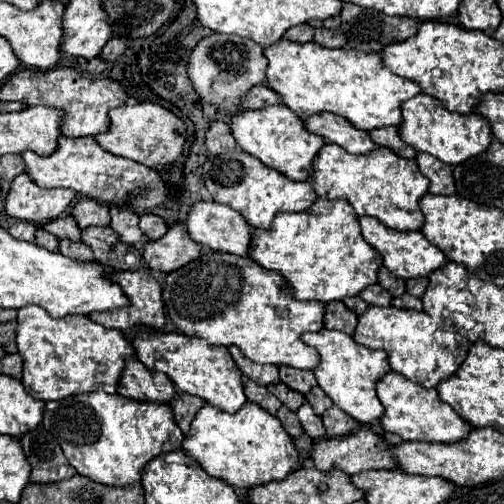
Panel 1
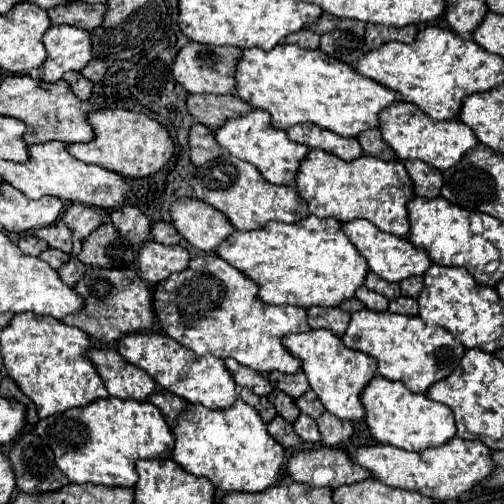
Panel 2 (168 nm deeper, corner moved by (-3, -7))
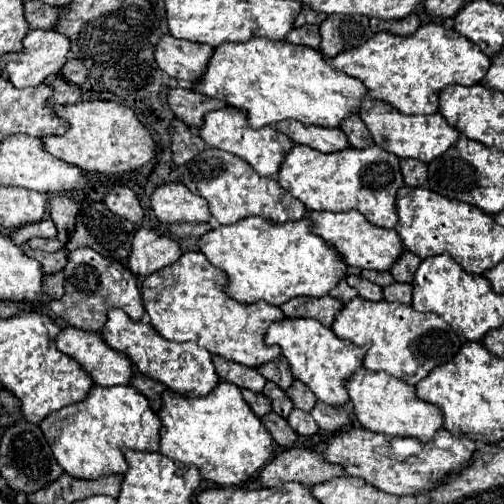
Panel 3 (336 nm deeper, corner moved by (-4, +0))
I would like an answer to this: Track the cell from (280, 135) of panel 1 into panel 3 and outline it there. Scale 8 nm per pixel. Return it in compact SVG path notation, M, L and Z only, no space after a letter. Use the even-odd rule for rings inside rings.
M225 107L219 111L207 113L199 135L207 145L229 151L229 153L245 159L263 177L275 177L285 159L285 153L289 153L293 147L291 137L285 137L285 133L279 133L275 127L261 127L261 129L249 127L247 113L241 109L233 109L233 107Z

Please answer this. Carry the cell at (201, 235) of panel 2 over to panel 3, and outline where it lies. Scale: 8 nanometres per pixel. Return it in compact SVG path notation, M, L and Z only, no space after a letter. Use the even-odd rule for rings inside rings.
M165 183L151 195L151 209L165 225L171 223L209 223L207 201L191 193L183 183Z

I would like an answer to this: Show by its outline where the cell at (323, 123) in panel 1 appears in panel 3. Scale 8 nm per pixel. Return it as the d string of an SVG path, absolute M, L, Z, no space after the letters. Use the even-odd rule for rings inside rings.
M281 121L275 125L287 137L293 137L295 143L309 145L321 153L343 151L349 147L347 135L341 129L327 129L317 125L303 125L297 121Z

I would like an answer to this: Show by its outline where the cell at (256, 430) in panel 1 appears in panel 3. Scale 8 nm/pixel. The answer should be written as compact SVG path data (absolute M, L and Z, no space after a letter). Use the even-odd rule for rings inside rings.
M221 381L207 397L183 397L167 389L159 417L163 421L161 453L183 465L197 467L207 481L227 487L247 483L257 477L273 455L273 437L245 405L241 389L227 381Z

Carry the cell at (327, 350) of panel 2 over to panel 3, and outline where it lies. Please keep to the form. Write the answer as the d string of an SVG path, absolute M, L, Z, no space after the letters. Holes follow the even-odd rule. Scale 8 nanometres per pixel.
M285 319L281 323L273 323L265 333L265 341L281 347L281 353L289 361L295 379L303 381L319 401L333 407L343 407L349 401L345 383L357 369L363 367L365 349L353 345L351 341L339 339L331 329L309 319Z

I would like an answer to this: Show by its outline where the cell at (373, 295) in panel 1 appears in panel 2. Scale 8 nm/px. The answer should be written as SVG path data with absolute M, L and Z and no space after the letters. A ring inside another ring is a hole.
M360 286L360 288L356 290L356 298L362 300L362 304L364 304L366 308L370 308L370 310L388 310L388 298L380 296L380 294L364 288L364 286Z

